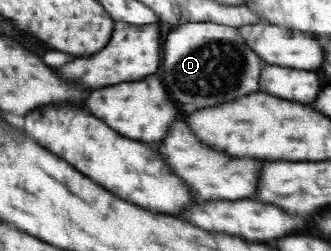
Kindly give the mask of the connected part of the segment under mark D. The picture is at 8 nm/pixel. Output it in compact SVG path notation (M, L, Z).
M211 22L185 23L167 33L160 51L161 81L173 101L183 105L183 111L195 111L201 107L211 107L217 103L243 97L257 91L259 81L259 57L243 43L243 38L235 27Z

